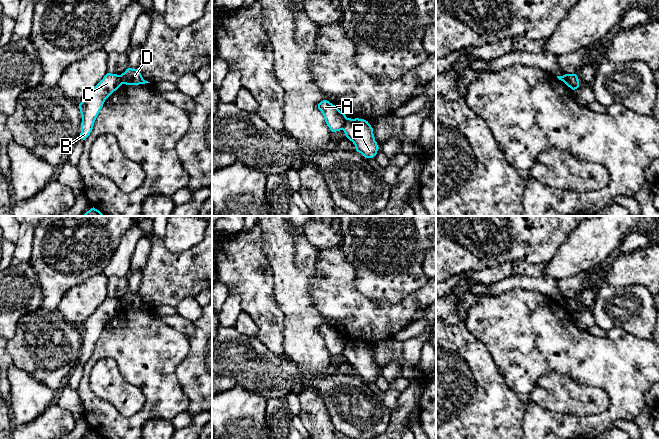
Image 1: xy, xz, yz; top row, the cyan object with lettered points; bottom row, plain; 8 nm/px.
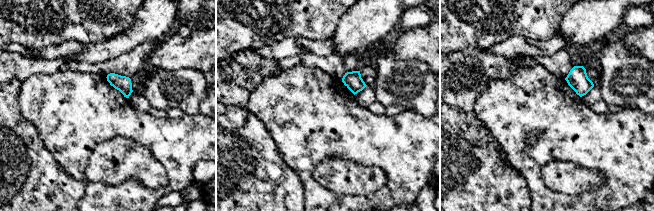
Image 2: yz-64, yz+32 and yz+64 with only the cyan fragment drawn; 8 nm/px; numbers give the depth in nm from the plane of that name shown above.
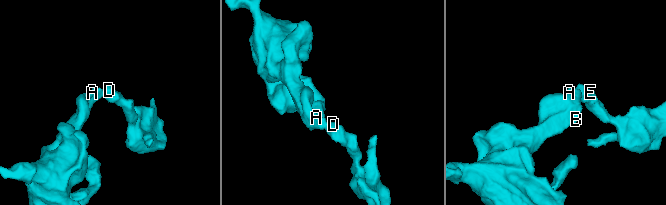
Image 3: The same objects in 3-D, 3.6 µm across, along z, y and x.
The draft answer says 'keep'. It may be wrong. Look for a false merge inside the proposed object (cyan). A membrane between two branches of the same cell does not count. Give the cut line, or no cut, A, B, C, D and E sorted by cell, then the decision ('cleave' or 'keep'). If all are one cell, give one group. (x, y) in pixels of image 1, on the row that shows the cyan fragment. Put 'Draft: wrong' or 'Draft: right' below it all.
xz (347, 118), (341, 129) | A B C / D E | cleave
Draft: wrong

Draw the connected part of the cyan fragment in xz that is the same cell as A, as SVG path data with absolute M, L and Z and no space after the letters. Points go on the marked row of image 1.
M327 100L321 101L318 104L318 109L323 114L325 122L332 132L342 130L347 119L343 112Z

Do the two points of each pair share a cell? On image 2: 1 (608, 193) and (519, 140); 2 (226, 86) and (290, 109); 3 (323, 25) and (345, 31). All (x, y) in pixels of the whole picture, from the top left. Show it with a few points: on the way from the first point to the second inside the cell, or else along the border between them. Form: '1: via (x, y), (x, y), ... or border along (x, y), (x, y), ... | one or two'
1: via (602, 165), (578, 141), (547, 141) | one
2: border along (265, 77), (251, 91), (247, 108) | two
3: border along (347, 10), (339, 20), (332, 37) | two

